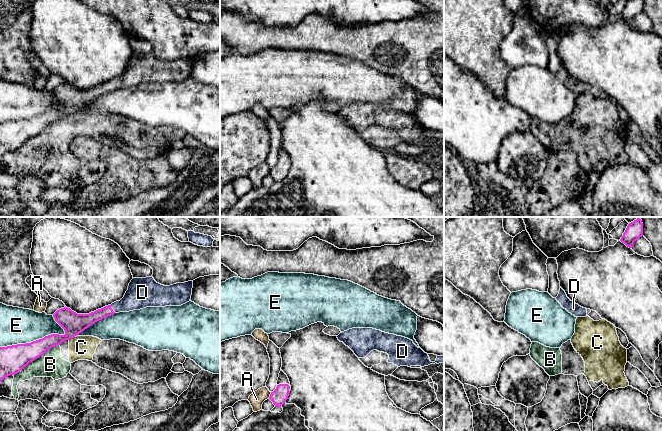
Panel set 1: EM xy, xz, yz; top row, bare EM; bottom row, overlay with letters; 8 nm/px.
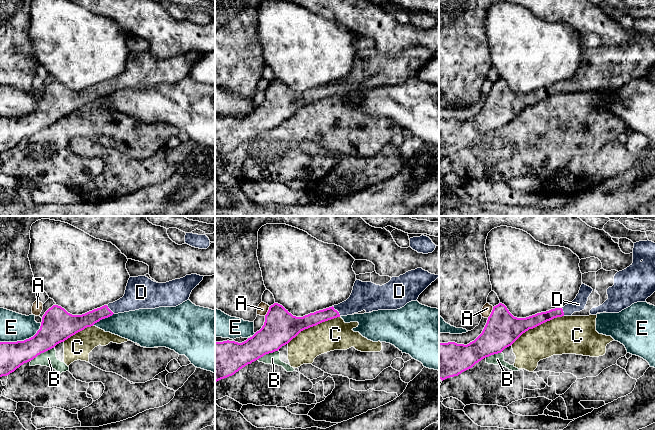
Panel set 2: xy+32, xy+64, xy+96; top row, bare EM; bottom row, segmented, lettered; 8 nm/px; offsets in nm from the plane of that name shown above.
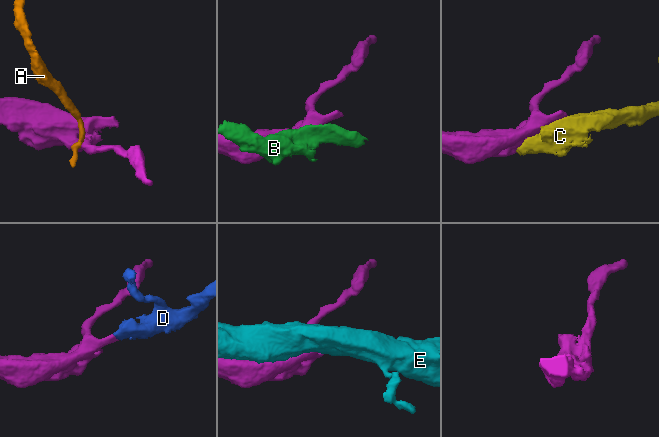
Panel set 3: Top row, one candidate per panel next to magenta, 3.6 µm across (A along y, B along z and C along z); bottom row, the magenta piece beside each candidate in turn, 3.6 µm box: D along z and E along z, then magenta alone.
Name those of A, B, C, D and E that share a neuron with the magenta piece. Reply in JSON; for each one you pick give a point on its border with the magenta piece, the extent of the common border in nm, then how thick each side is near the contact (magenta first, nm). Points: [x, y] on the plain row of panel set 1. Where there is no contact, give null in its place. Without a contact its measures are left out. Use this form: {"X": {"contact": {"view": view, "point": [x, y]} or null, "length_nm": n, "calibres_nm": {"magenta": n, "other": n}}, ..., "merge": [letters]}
{"D": {"contact": {"view": "xy", "point": [112, 85]}, "length_nm": 80, "calibres_nm": {"magenta": 110, "other": 220}}, "merge": ["D"]}

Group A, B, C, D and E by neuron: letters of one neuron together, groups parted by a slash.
A / B C / D / E

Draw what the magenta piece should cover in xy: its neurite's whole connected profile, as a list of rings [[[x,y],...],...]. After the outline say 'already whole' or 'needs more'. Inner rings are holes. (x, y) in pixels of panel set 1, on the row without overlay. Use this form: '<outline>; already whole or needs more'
[[[133,54],[120,77],[89,90],[77,90],[70,84],[57,86],[53,93],[65,110],[51,110],[26,120],[0,123],[0,158],[7,152],[19,149],[30,138],[50,124],[74,114],[95,98],[119,88],[140,86],[146,83],[181,82],[190,77],[193,57],[164,62],[154,54]]]; needs more

